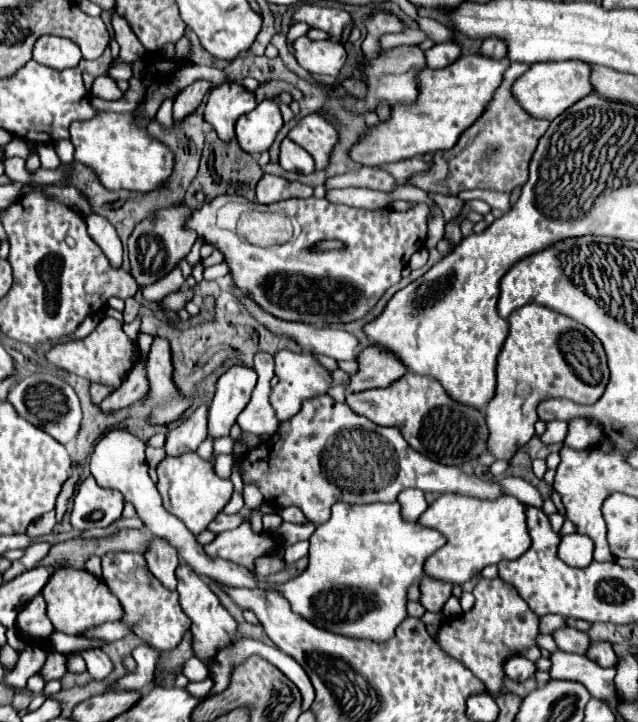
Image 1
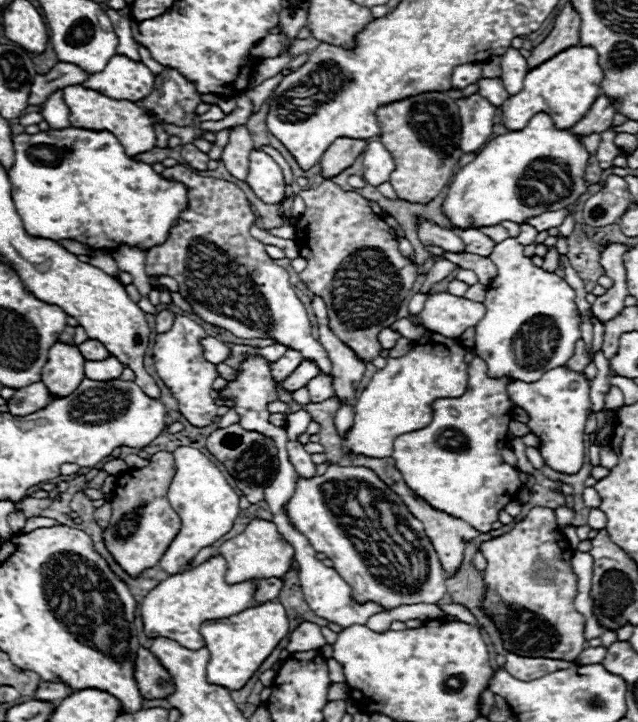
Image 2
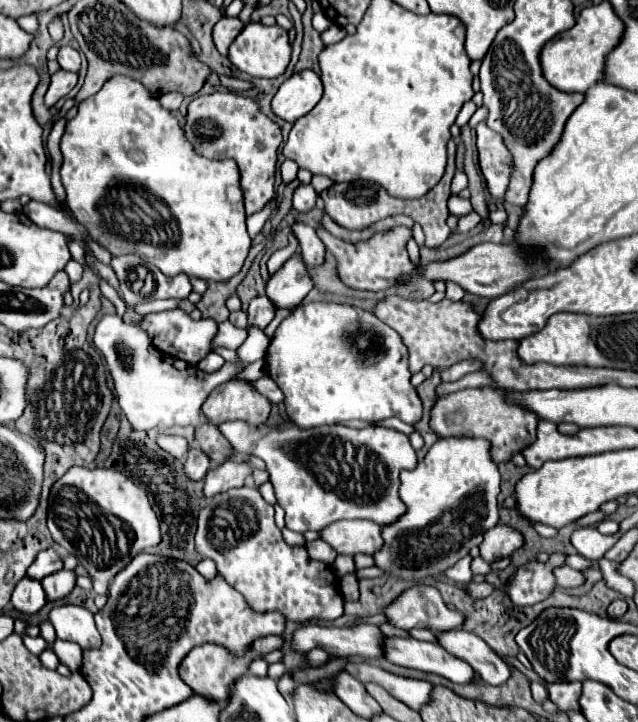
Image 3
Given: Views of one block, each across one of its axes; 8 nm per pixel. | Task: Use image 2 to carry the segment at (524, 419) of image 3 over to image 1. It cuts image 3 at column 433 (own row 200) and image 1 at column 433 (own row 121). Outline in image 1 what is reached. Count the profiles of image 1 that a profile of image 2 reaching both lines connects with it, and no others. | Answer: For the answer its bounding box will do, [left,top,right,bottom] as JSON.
[346,372,488,464]

